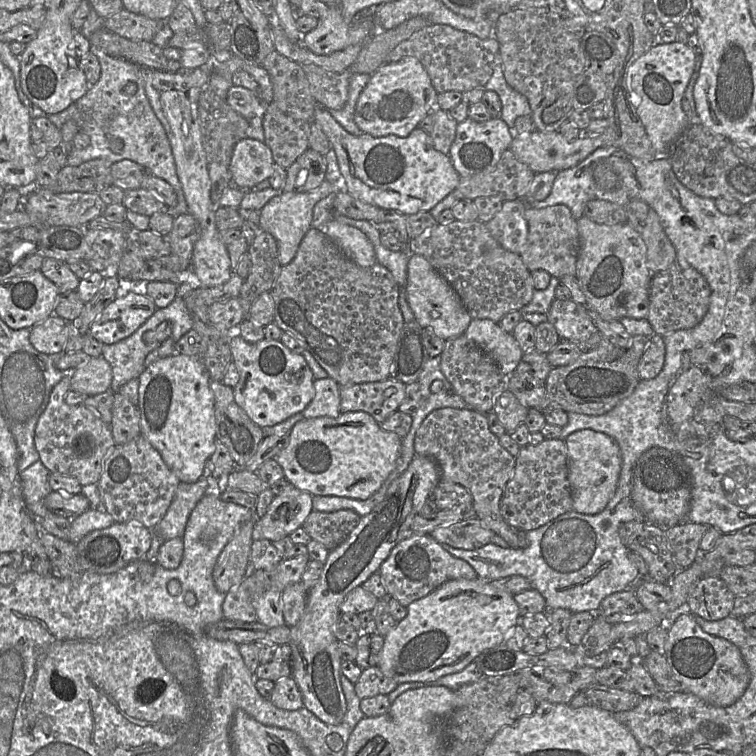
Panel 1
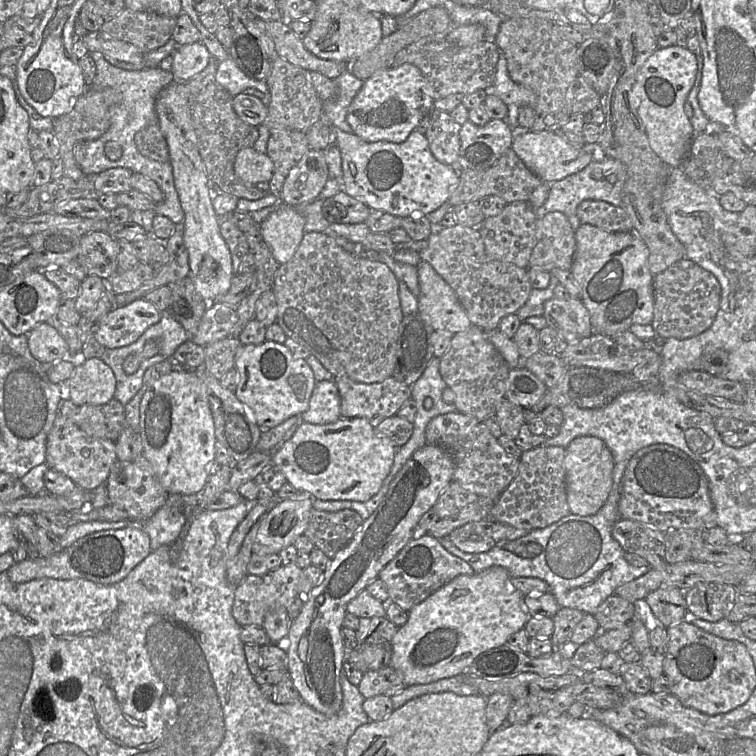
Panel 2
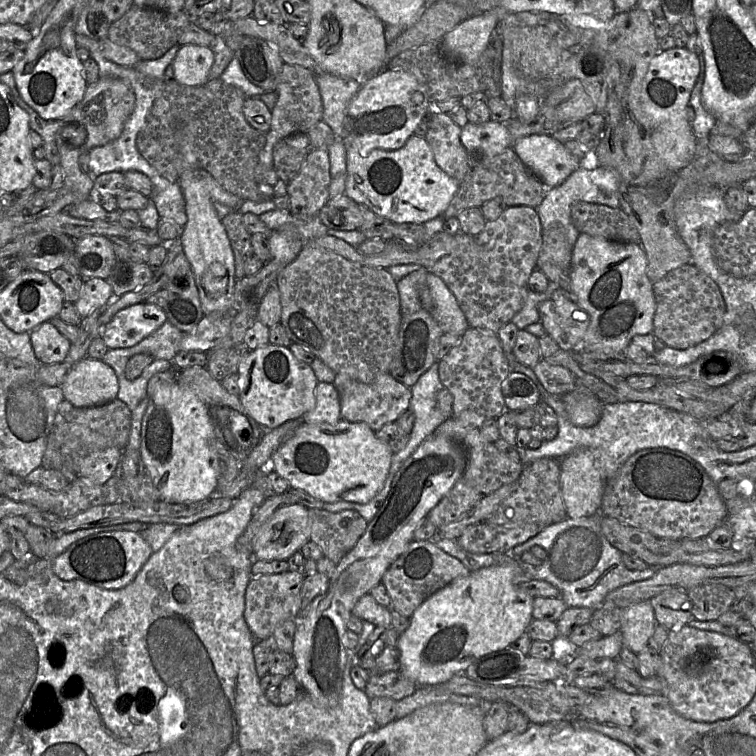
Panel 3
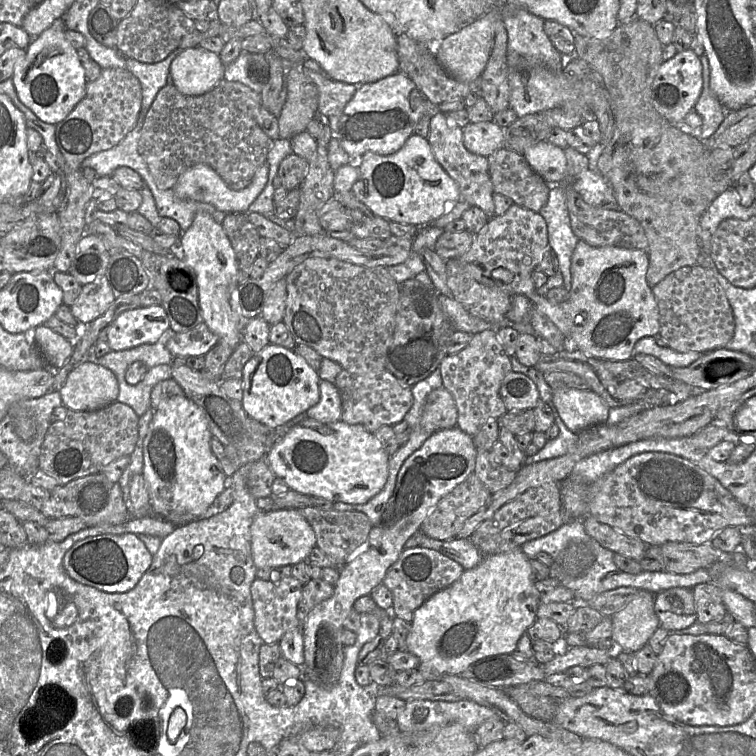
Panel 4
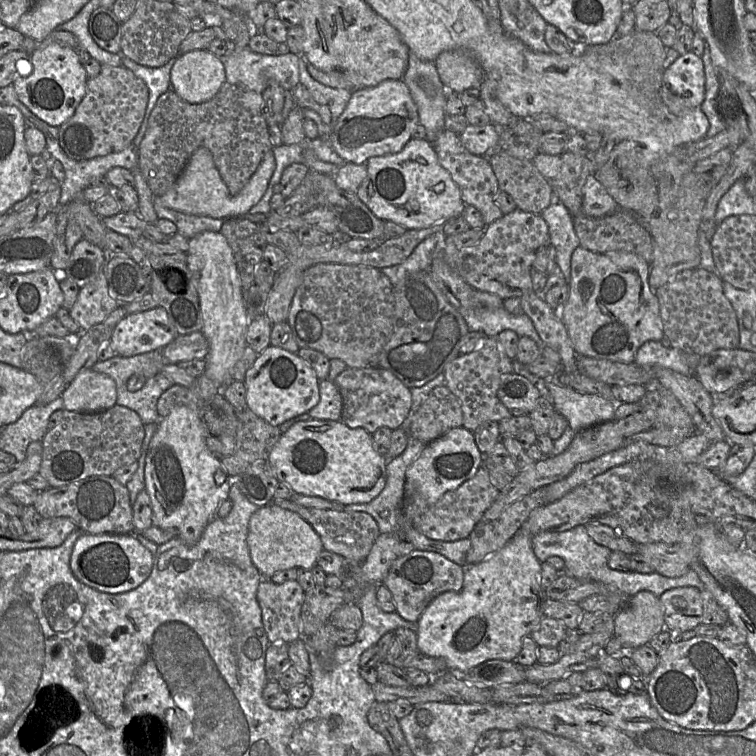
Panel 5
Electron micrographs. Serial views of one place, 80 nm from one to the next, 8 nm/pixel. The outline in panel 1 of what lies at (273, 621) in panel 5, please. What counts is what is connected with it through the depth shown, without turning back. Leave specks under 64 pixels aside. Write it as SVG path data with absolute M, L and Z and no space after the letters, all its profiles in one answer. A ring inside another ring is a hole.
M297 556L282 560L271 570L255 570L243 582L225 594L222 604L223 619L256 622L253 600L269 590L282 592L288 585L301 581L309 556Z

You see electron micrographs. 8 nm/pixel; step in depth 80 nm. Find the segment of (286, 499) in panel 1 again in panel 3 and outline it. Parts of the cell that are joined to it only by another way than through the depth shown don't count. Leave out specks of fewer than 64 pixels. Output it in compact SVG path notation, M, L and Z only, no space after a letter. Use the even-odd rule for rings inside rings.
M291 504L277 509L253 541L254 560L287 560L310 540L308 508Z

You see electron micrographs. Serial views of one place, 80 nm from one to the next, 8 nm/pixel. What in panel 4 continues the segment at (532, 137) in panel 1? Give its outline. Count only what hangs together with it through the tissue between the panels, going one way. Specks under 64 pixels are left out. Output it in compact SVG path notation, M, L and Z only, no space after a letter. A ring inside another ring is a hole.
M547 140L529 147L523 156L547 183L561 181L566 175L567 160L564 150Z

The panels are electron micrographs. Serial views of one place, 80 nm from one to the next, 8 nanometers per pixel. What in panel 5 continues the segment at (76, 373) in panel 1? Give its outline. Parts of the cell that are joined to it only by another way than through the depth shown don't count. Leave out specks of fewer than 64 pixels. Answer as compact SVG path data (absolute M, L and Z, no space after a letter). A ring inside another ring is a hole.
M85 369L66 386L61 394L64 409L78 413L96 413L116 405L117 388L106 374Z

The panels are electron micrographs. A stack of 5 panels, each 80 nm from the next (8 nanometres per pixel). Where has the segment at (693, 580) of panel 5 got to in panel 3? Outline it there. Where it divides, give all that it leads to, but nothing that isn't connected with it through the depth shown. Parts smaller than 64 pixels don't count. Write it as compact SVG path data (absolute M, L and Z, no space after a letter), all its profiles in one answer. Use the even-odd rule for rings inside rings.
M600 507L589 517L567 517L544 527L537 535L514 549L513 556L517 557L535 545L541 546L546 551L545 559L538 566L519 560L524 578L550 582L559 589L560 597L568 607L591 609L599 608L609 592L626 584L651 578L657 568L648 567L637 571L629 570L624 565L622 552L611 545L602 532L603 517Z

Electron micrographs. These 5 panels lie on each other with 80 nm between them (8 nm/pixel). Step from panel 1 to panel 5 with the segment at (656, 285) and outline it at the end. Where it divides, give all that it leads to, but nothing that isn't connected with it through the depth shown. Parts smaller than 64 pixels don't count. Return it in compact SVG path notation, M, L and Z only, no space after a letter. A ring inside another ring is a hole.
M701 267L684 270L655 290L663 322L663 333L673 348L707 355L718 349L739 348L735 310L723 292L720 276Z

